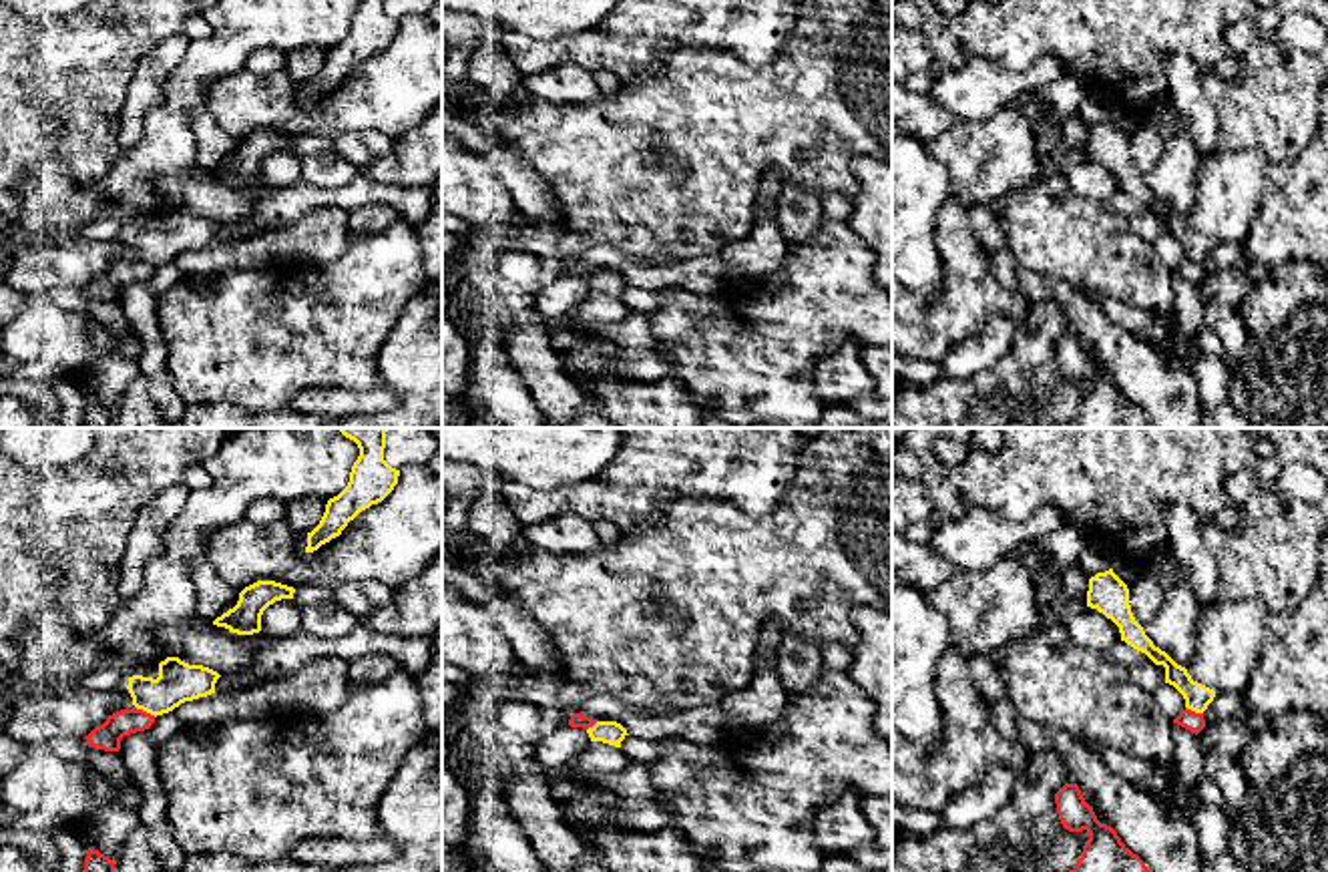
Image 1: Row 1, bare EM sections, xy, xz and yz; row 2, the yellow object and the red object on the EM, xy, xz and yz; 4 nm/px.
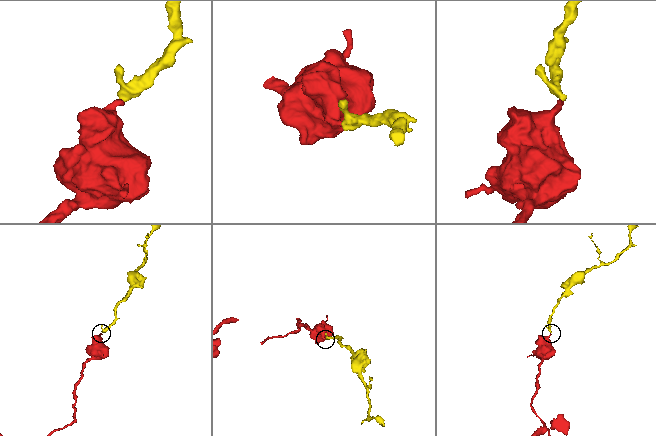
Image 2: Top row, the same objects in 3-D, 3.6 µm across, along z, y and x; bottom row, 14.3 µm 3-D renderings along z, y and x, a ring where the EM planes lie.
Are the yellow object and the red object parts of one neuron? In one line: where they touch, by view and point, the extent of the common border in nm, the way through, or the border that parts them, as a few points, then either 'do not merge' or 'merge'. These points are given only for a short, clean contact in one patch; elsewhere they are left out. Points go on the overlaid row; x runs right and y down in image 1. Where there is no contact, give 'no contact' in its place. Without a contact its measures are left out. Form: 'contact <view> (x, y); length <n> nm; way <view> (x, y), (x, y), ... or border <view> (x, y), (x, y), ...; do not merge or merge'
contact xy (145, 710); length 100 nm; border xy (135, 706), (155, 716); do not merge

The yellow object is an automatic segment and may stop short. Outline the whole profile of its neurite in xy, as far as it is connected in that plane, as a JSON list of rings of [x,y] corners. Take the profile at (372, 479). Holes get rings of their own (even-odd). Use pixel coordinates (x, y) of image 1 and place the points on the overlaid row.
[[[388,428],[338,430],[358,444],[360,456],[352,466],[348,486],[327,500],[319,524],[307,532],[305,553],[313,553],[321,544],[340,536],[350,520],[372,504],[382,502],[398,484],[400,470],[384,460]]]

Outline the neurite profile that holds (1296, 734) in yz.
[[[1292,709],[1272,717],[1264,729],[1256,731],[1238,761],[1250,784],[1268,788],[1274,786],[1294,761],[1312,753],[1328,761],[1328,715]]]

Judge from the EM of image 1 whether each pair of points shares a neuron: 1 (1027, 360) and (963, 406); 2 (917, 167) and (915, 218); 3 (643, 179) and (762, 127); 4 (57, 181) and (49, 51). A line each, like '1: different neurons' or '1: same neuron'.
1: same neuron
2: same neuron
3: same neuron
4: different neurons

